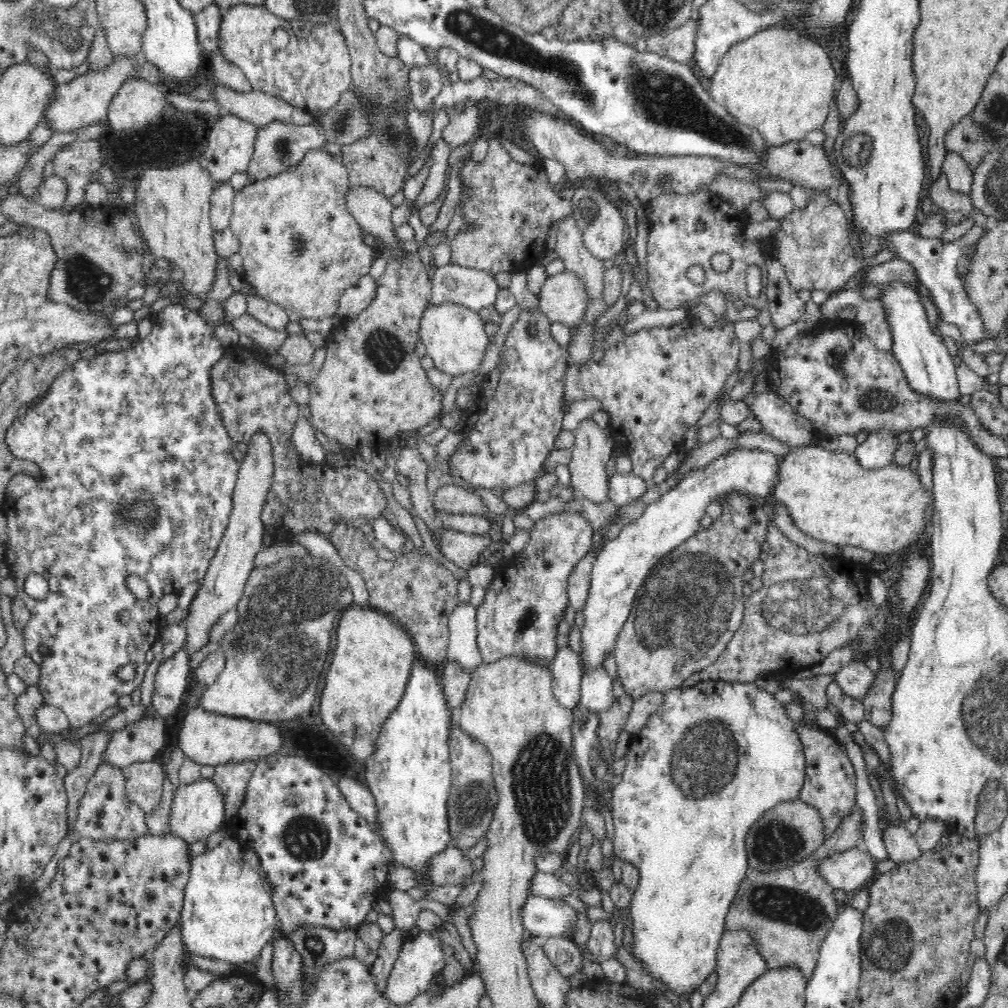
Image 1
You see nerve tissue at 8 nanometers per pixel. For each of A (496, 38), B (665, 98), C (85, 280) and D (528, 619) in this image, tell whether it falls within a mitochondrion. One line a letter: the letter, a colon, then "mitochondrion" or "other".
A: mitochondrion
B: mitochondrion
C: mitochondrion
D: mitochondrion

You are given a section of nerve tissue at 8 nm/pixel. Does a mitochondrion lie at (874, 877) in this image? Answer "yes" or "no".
no

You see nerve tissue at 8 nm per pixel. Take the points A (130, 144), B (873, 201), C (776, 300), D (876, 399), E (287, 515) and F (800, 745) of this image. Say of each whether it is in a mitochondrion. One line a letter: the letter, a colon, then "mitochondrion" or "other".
A: mitochondrion
B: other
C: other
D: mitochondrion
E: other
F: other

